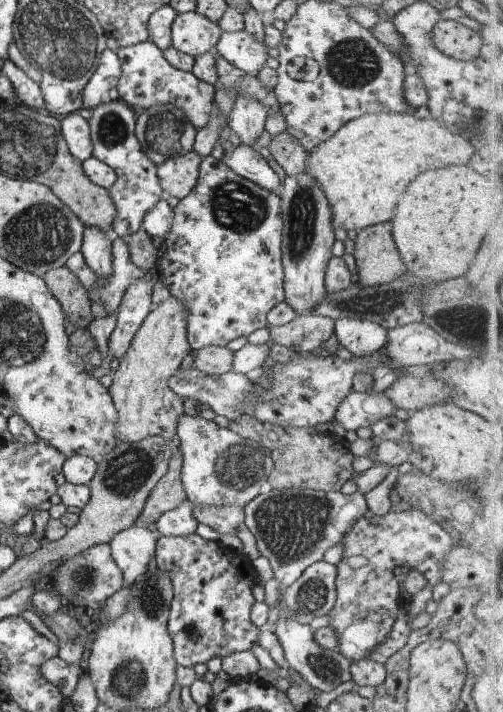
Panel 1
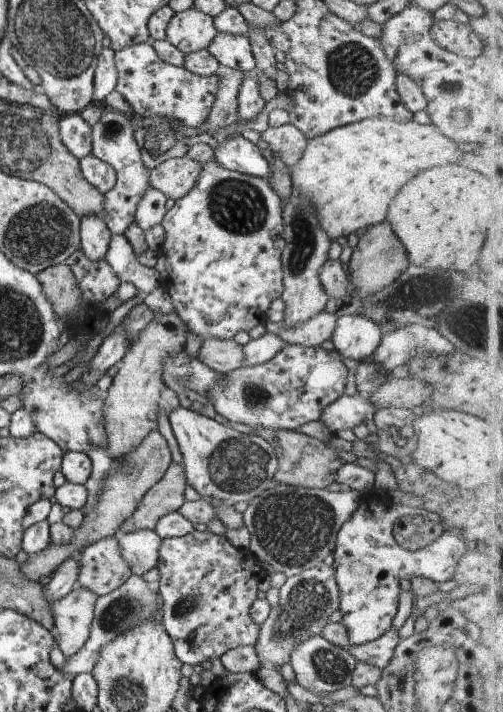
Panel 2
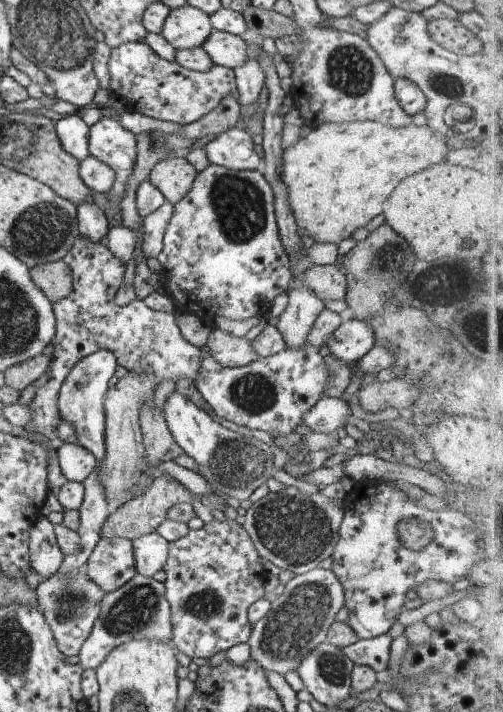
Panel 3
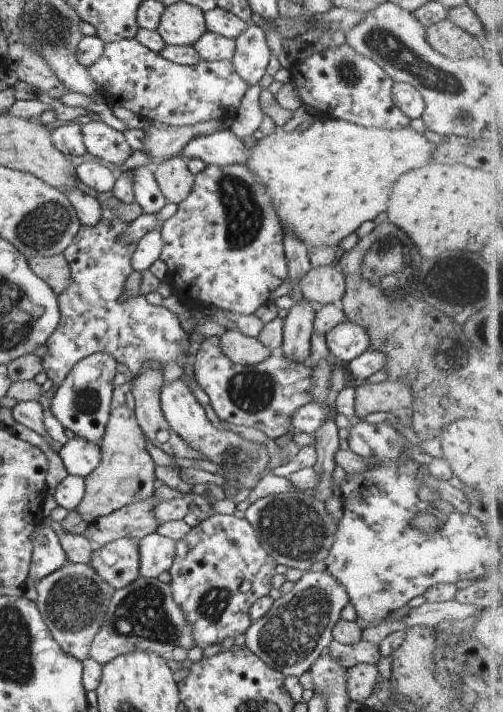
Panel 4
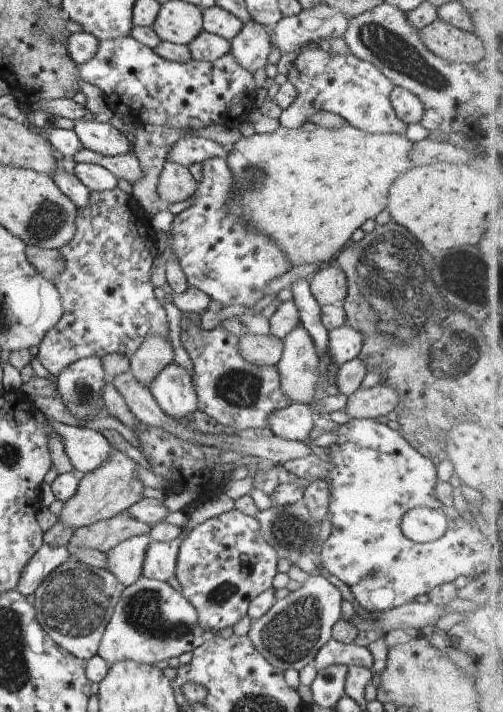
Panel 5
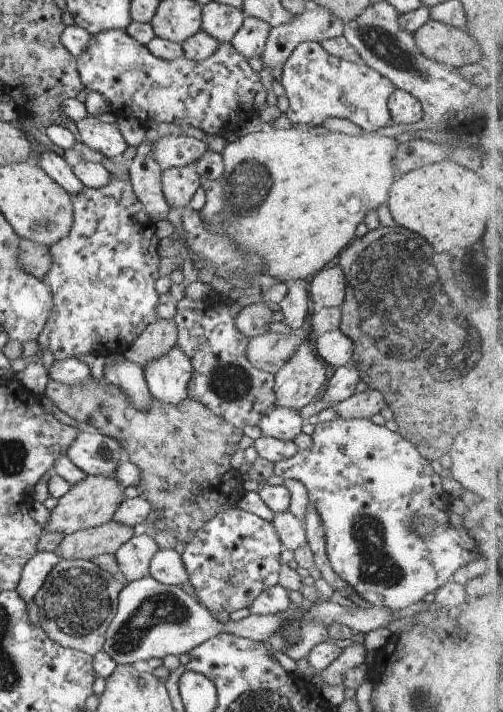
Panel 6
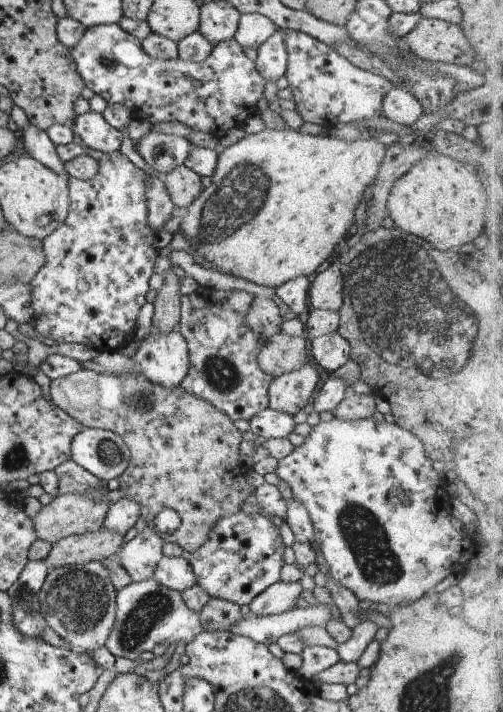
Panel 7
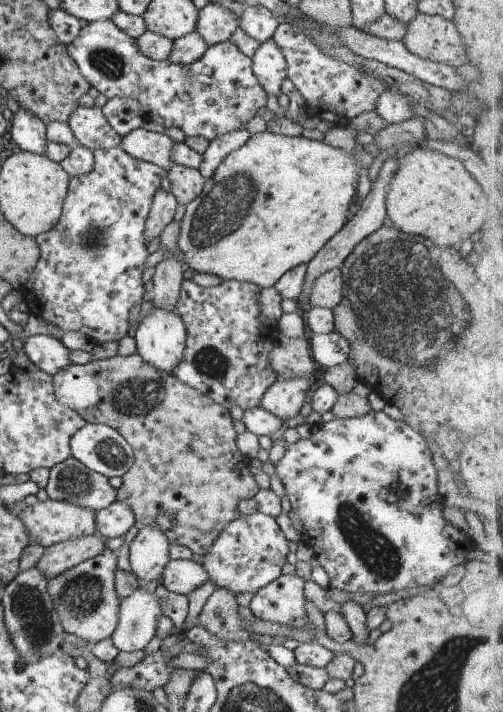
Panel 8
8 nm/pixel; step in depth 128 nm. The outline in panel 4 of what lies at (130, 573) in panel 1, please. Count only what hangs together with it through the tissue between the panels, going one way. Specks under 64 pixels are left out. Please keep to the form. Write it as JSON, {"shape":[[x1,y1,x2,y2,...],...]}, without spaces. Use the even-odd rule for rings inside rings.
{"shape":[[153,533,138,542,139,575,145,578,157,578,169,571,174,561,176,541,168,540]]}

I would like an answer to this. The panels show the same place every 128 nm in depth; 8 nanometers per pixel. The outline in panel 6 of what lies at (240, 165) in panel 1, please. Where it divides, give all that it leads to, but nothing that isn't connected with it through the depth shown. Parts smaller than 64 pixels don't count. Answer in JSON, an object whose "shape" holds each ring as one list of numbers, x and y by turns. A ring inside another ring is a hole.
{"shape":[[163,134,153,142,153,159,160,170,182,168,195,163,207,150,201,140,189,136,171,136]]}

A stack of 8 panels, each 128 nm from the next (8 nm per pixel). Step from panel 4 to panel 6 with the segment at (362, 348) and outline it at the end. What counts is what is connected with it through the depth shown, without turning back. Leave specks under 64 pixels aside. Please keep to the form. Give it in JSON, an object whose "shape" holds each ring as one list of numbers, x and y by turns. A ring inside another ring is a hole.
{"shape":[[339,329,321,334,315,341,315,352,324,363,338,368,352,361,354,343]]}

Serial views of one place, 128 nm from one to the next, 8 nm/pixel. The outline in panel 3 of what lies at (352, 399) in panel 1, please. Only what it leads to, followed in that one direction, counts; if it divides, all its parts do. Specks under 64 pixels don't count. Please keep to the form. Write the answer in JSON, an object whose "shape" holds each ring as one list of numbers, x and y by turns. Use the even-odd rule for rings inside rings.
{"shape":[[324,396,302,416,302,423,313,432,335,434,336,430,345,428,350,415,350,406,346,400]]}

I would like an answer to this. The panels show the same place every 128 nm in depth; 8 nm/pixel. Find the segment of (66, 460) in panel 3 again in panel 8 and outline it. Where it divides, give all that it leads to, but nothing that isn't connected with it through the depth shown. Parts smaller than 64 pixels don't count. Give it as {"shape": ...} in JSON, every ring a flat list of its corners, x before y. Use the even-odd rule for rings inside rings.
{"shape":[[86,424,72,436,71,457,106,478,122,477,134,465,132,446,110,426]]}

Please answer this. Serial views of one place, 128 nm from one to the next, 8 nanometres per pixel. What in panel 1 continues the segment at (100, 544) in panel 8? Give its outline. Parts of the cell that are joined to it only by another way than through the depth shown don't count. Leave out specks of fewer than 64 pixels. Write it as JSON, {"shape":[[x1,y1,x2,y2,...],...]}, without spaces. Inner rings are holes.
{"shape":[[182,450,173,452,168,471,164,477,154,486,142,514,138,516,135,525,148,526,154,524,169,512,180,507,186,501,186,494,181,482,183,468]]}

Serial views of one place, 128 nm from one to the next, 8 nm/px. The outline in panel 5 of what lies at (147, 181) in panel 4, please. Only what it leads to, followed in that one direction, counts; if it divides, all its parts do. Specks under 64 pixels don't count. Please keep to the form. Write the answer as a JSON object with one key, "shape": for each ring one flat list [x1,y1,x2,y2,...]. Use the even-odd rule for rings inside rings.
{"shape":[[82,148,80,152,74,154,73,160,76,163,95,163,106,168,117,179,124,179,131,184,136,184,142,178,142,168,140,162,134,154,128,152,124,155,114,157,102,156,98,152]]}

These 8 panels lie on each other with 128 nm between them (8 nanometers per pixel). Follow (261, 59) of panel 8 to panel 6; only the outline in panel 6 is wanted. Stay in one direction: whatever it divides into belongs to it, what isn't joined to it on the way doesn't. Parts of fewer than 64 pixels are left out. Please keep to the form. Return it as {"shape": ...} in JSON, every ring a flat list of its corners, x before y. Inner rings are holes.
{"shape":[[310,5,306,10,290,20,289,23,271,27,263,53,263,64,272,70,282,66,295,45,302,41,318,41,343,34,343,23,331,12,318,5]]}

